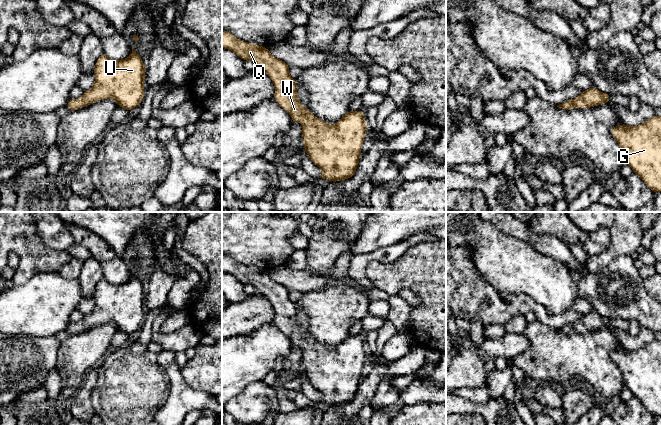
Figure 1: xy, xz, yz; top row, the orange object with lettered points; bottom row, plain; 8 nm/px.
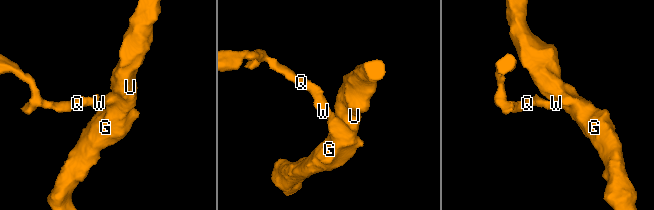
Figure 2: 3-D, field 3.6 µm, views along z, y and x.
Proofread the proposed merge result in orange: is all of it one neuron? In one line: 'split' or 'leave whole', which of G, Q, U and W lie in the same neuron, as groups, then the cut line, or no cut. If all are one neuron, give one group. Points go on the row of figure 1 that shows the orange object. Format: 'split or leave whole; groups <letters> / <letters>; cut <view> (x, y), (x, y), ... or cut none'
leave whole; groups G Q U W; cut none

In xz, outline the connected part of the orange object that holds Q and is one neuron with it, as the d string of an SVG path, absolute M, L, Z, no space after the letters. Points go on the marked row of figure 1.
M222 29L222 47L233 51L244 61L252 61L257 68L263 70L275 86L274 99L277 104L287 111L292 122L302 123L302 140L304 150L311 161L322 171L319 178L331 182L342 181L353 177L361 156L361 146L366 137L367 124L362 111L347 111L346 114L334 125L329 125L310 113L308 107L303 107L297 94L297 81L289 74L288 64L270 54L268 48L254 43L238 40L232 33Z

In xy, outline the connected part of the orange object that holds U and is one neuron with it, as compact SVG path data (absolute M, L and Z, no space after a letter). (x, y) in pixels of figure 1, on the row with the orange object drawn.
M133 47L130 56L122 60L111 60L102 53L95 63L93 87L84 91L80 99L69 99L66 106L74 111L112 98L118 107L130 111L144 97L145 73L145 64Z

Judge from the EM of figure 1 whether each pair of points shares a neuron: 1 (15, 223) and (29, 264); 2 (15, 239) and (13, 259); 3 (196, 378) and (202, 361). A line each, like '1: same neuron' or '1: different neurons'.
1: same neuron
2: different neurons
3: same neuron

